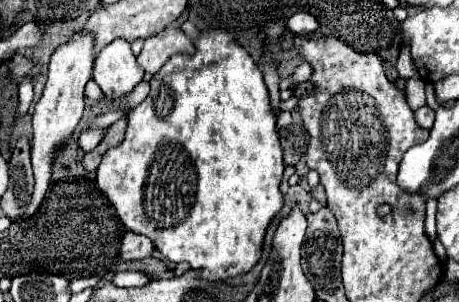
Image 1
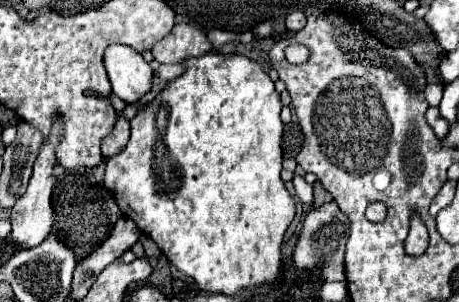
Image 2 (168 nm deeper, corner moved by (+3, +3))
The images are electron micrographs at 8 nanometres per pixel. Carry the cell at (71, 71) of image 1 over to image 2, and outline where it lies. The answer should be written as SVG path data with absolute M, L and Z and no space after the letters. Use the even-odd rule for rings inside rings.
M54 117L52 121L52 131L48 137L44 137L38 157L34 161L34 171L30 177L30 185L26 189L26 193L14 203L12 211L10 211L10 221L12 221L12 239L18 241L18 245L22 247L36 247L40 245L48 233L50 233L50 221L52 221L52 205L50 205L50 197L52 197L52 189L54 189L54 175L52 169L56 167L56 147L64 137L64 121L62 117Z

